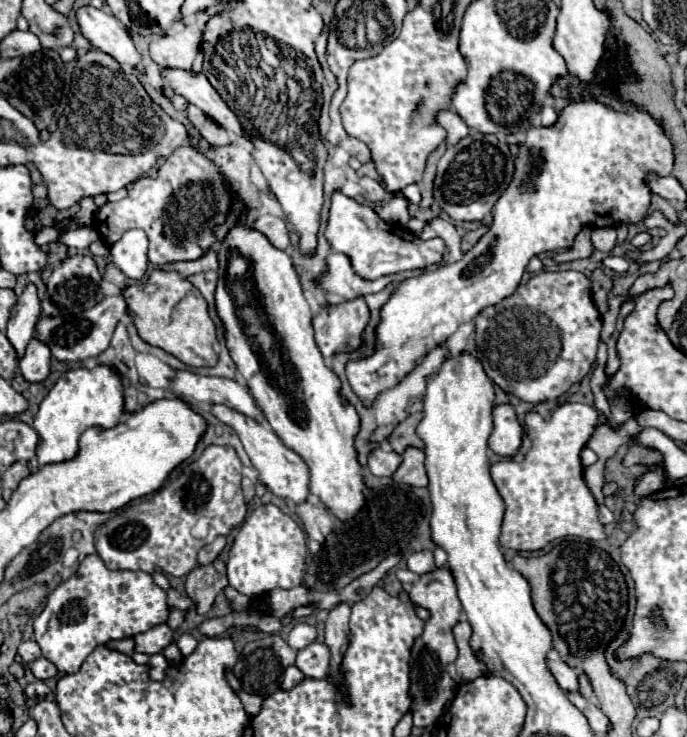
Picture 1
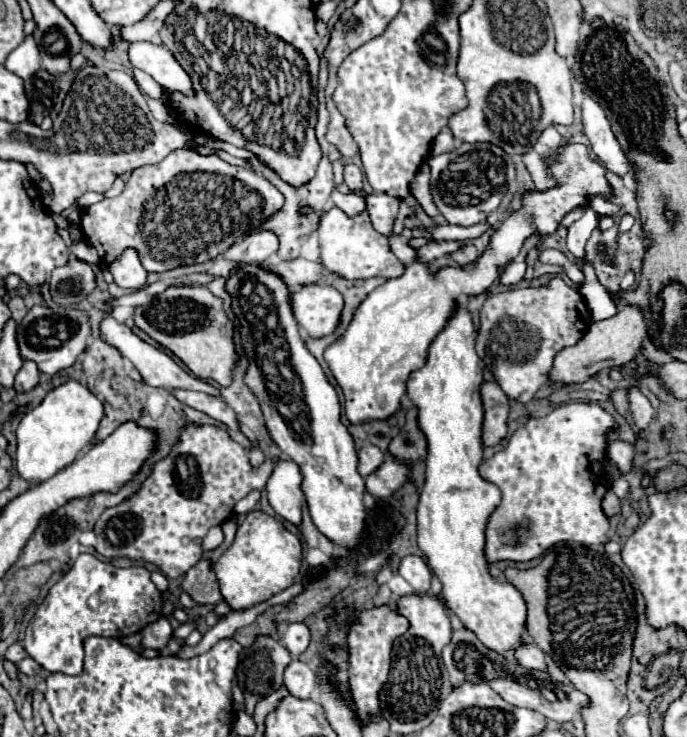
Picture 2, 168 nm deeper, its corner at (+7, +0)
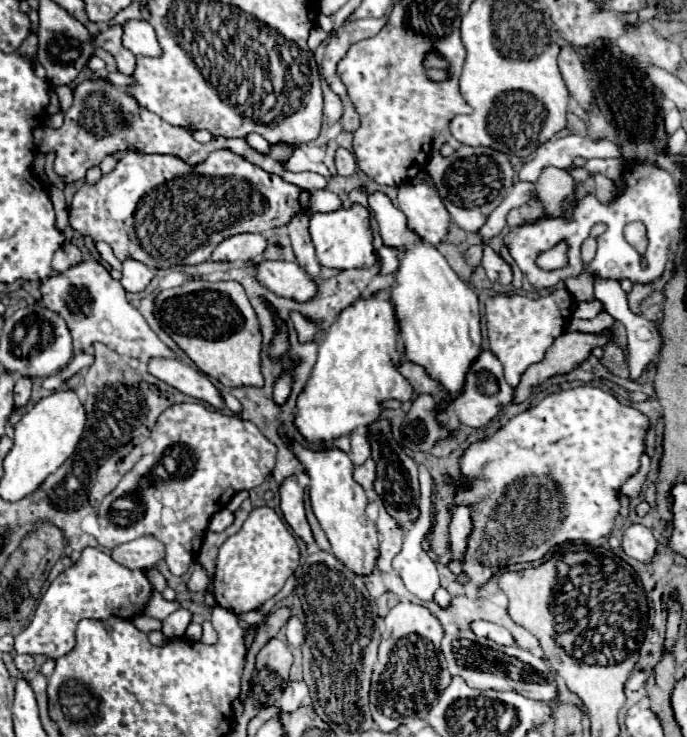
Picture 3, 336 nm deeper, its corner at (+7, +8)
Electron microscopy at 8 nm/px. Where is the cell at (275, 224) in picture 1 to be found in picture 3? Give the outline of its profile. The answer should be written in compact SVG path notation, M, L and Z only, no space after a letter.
M237 234L223 240L211 254L211 260L225 260L225 262L245 262L251 258L257 260L265 252L265 248L267 248L265 236Z

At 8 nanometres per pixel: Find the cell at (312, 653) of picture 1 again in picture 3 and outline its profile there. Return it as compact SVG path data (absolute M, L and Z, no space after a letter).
M289 682L287 688L283 690L283 696L281 696L281 702L279 702L281 712L297 710L303 704L307 694L309 694L309 690L305 688L305 682Z

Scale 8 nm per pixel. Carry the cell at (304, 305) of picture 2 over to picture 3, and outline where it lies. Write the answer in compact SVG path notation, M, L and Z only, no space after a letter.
M263 260L257 266L259 280L277 296L295 302L309 302L317 296L317 282L309 280L295 262L269 262Z

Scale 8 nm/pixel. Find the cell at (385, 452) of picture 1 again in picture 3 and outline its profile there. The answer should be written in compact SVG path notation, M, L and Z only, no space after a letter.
M351 434L351 460L355 464L363 464L369 458L369 440L363 434Z

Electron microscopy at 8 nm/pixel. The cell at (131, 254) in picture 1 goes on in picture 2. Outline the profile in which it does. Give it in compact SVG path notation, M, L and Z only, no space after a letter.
M131 248L125 250L119 260L109 264L109 270L111 270L113 278L115 278L115 284L121 286L121 288L139 290L139 288L145 286L147 272L145 272L145 268L139 262L137 252L133 252Z

